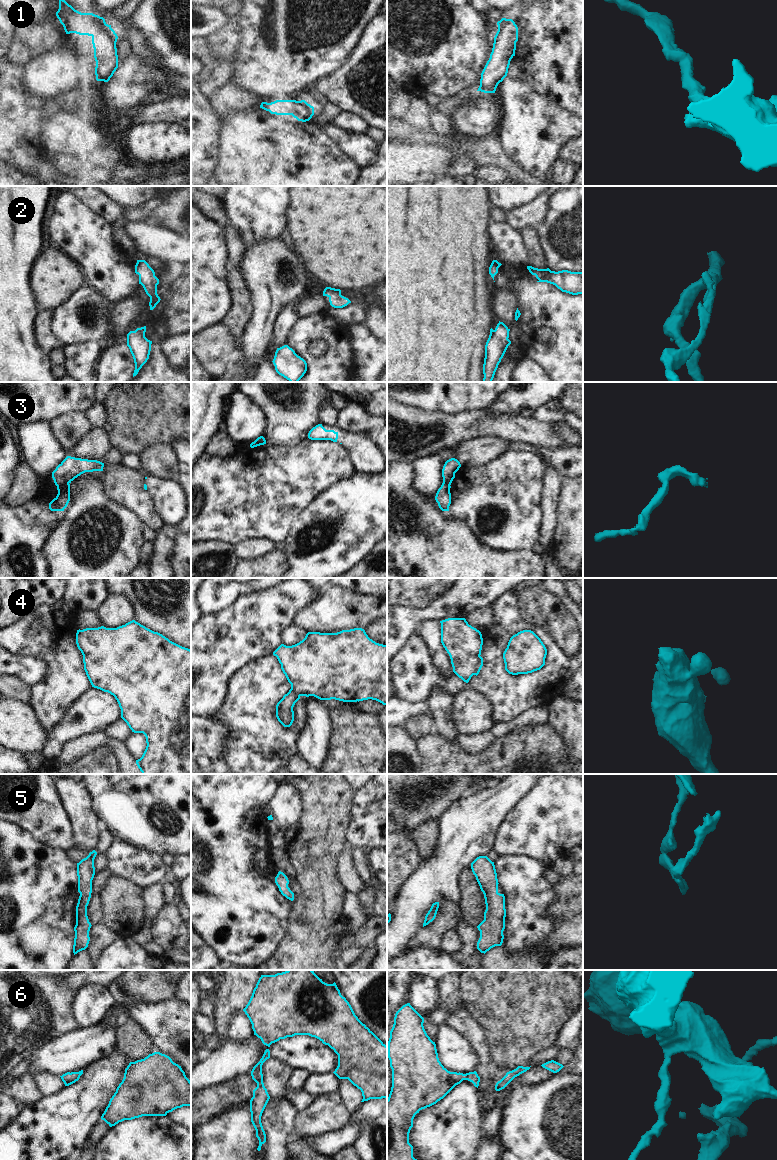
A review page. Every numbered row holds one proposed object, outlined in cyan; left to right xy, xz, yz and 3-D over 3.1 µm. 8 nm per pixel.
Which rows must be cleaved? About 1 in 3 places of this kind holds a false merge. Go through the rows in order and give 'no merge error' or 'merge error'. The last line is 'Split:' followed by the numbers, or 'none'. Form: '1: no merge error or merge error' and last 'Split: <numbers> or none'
1: no merge error
2: no merge error
3: merge error
4: no merge error
5: no merge error
6: no merge error
Split: 3

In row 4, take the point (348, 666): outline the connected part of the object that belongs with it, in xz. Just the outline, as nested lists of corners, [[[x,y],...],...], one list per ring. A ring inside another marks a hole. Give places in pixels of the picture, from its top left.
[[[362,628],[342,630],[337,633],[308,632],[299,643],[286,646],[281,644],[273,655],[281,664],[291,689],[276,705],[276,717],[284,727],[290,727],[294,721],[293,707],[301,696],[314,696],[320,700],[339,700],[359,702],[376,700],[387,705],[387,645],[379,644],[368,637]]]

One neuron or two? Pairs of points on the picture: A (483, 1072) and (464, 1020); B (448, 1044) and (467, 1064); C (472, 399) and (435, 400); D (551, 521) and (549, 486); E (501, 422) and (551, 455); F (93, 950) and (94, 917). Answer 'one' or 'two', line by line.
A: one
B: one
C: one
D: one
E: two
F: two

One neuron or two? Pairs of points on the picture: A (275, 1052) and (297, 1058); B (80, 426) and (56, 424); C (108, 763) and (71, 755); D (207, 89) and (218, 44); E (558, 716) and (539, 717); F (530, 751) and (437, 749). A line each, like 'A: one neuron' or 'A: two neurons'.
A: one neuron
B: one neuron
C: two neurons
D: one neuron
E: two neurons
F: one neuron

